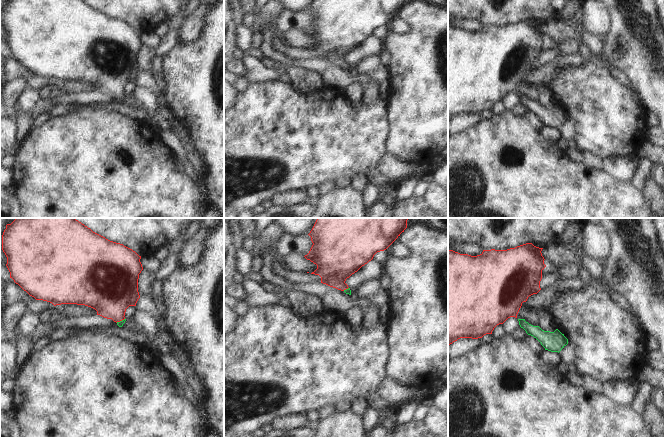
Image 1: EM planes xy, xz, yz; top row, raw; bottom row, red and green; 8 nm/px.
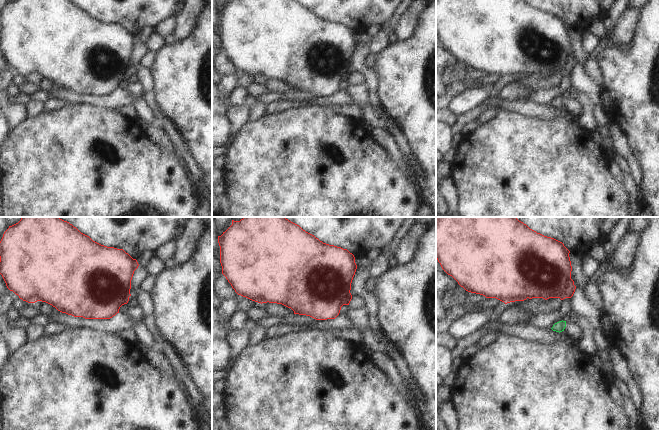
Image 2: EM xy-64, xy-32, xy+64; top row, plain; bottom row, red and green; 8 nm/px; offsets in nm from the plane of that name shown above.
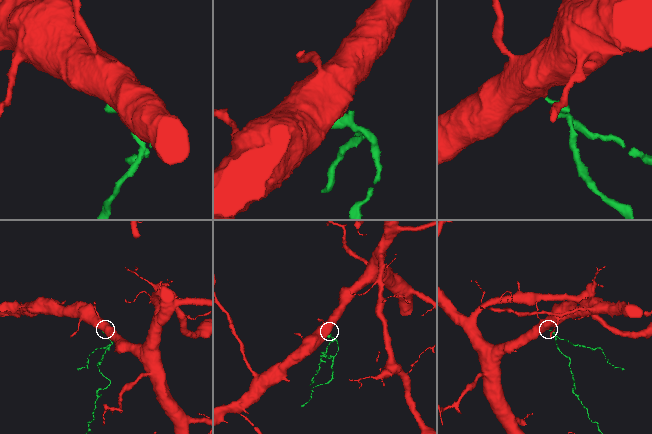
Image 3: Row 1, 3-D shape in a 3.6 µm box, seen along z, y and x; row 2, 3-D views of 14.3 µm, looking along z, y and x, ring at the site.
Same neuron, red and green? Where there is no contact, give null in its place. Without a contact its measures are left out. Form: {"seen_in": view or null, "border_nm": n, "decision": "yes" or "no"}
{"seen_in": "xy", "border_nm": 80, "decision": "yes"}

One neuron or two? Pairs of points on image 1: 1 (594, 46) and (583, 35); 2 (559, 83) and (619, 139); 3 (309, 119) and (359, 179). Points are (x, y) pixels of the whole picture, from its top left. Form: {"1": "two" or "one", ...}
{"1": "one", "2": "one", "3": "two"}

